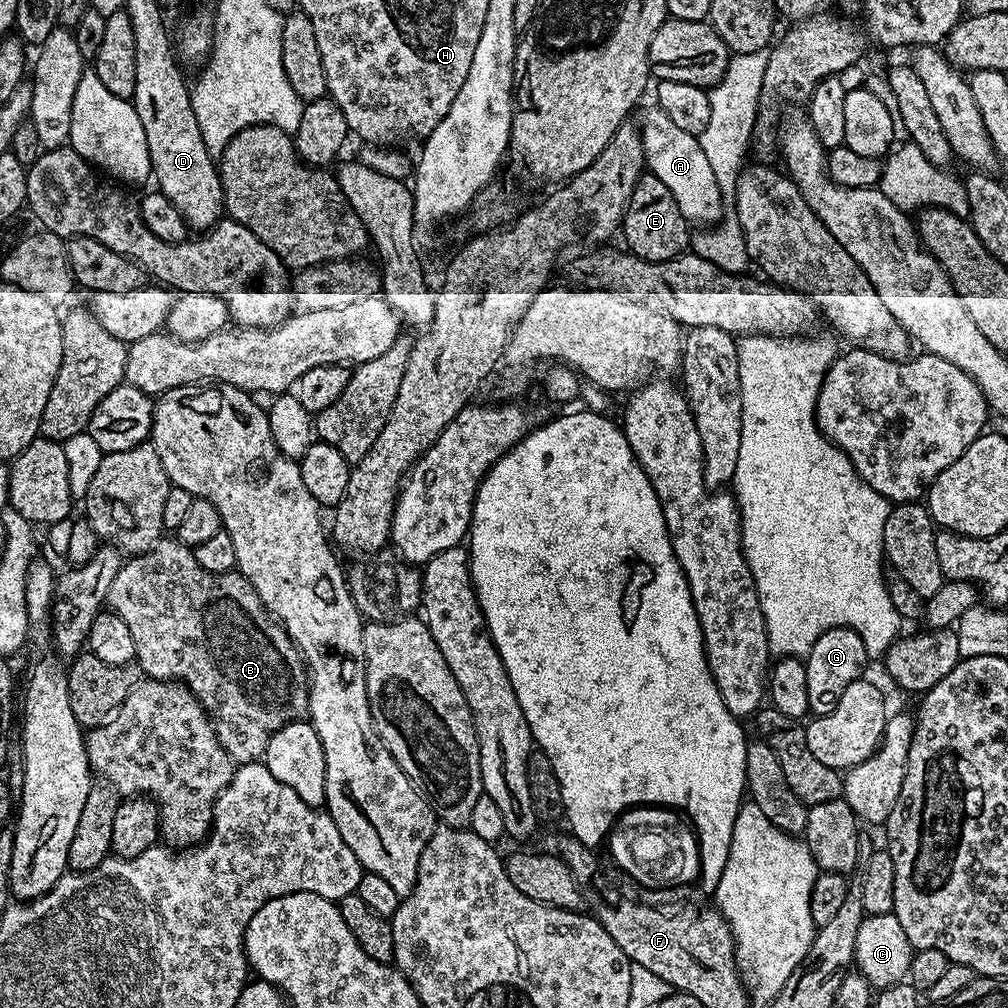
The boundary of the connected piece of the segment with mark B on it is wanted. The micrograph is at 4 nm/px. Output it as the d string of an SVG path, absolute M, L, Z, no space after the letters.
M161 538L148 552L142 552L139 556L125 559L121 563L114 582L110 582L106 604L111 611L118 614L118 618L122 618L122 622L126 622L126 626L130 626L130 634L134 638L136 647L136 660L141 673L154 680L179 680L181 684L188 687L196 695L204 711L211 716L212 723L216 726L216 736L220 740L220 745L224 747L226 754L230 754L230 758L237 765L259 761L264 755L269 736L273 736L282 726L295 720L303 720L308 716L308 673L304 658L296 645L292 643L287 630L281 624L277 624L274 617L268 613L262 598L258 598L254 586L250 586L250 582L240 571L210 574L210 570L202 570L202 566L198 566L195 551L187 548L181 540Z

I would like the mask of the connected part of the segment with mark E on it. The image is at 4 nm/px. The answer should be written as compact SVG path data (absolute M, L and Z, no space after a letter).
M645 174L634 186L634 194L630 194L628 208L624 211L622 236L628 239L627 251L633 256L648 261L649 264L673 260L681 255L690 244L689 221L678 210L678 202L674 202L674 194L666 190L666 185L658 182L658 178Z

